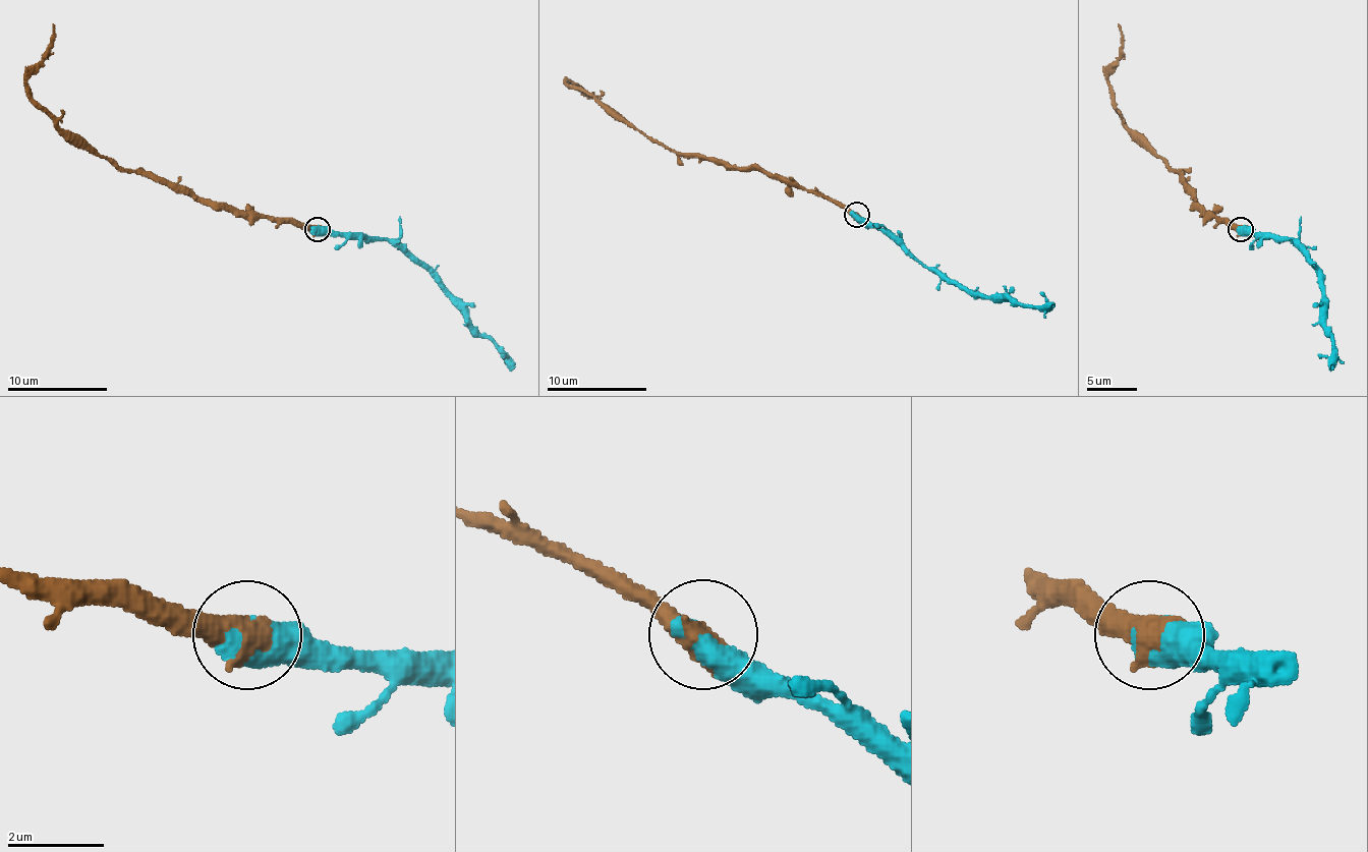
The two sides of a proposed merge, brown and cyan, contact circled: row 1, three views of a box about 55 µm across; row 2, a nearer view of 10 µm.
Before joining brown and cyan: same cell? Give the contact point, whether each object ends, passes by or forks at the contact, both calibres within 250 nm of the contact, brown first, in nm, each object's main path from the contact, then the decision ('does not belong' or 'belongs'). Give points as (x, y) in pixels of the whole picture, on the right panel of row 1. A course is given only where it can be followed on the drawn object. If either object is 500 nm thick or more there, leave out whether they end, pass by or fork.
(1241, 229) | 550/750 nm | brown via (1240, 228), (1202, 211), (1175, 171), (1125, 125), (1107, 83), (1107, 68), (1120, 56), (1123, 36), (1118, 23) | cyan via (1240, 228), (1285, 236), (1305, 253), (1322, 291), (1322, 326), (1330, 334), (1332, 346), (1330, 371) | belongs

